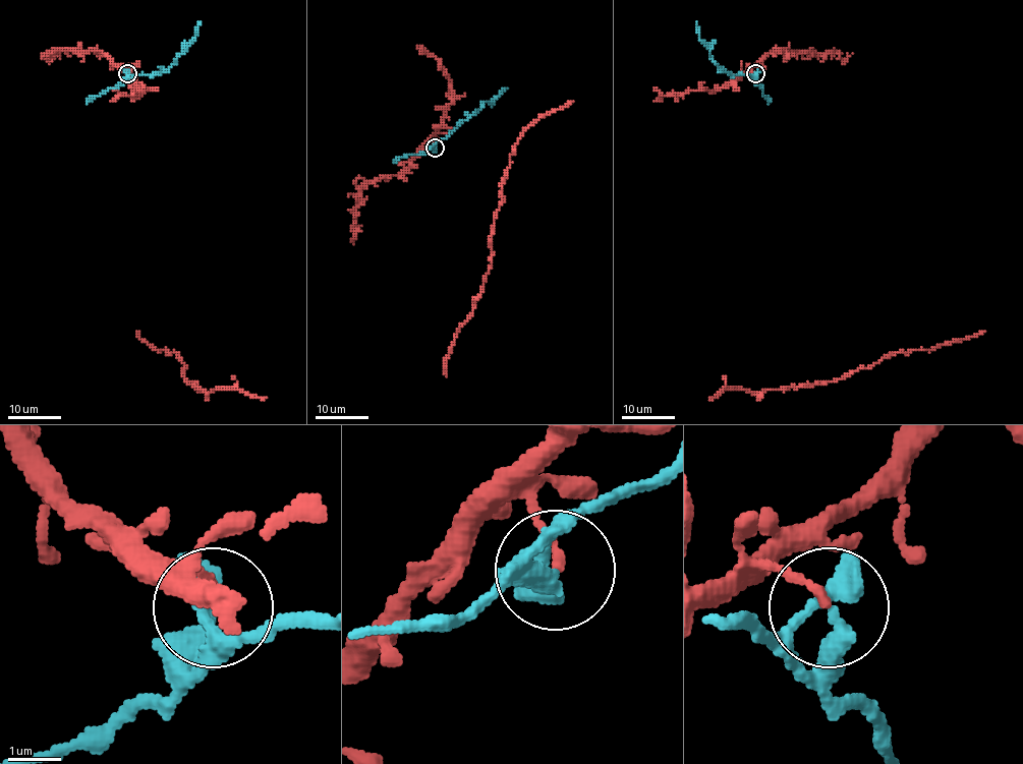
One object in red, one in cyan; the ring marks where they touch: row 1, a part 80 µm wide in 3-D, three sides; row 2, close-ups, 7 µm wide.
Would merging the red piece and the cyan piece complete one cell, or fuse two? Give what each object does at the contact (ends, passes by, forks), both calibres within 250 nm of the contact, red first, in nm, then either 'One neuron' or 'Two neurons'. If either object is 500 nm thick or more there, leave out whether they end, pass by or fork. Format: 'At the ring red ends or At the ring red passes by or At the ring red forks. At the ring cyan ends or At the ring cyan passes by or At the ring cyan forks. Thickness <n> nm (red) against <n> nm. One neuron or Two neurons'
At the ring red ends. At the ring cyan passes by. Thickness 170 nm (red) against 400 nm. Two neurons

